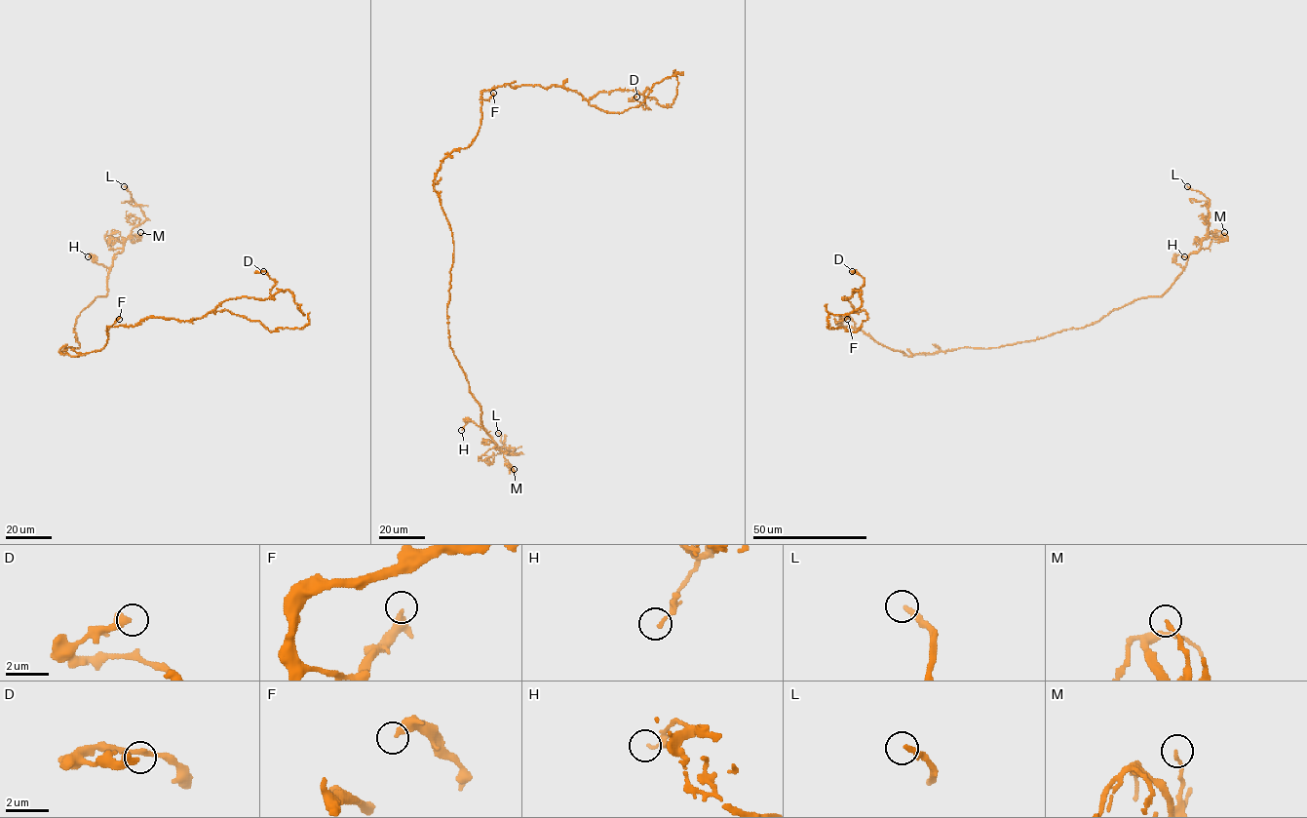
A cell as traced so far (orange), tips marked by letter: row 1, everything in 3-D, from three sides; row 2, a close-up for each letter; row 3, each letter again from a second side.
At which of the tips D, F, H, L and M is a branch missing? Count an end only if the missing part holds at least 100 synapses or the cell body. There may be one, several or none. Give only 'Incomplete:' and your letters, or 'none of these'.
Incomplete: L

